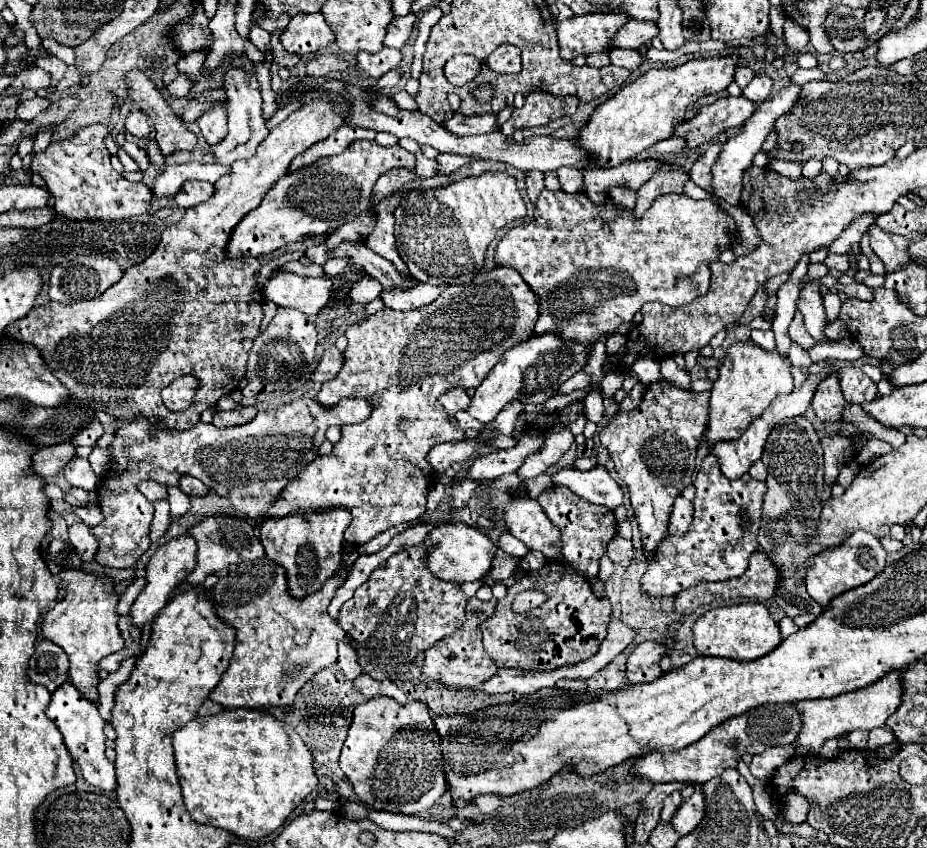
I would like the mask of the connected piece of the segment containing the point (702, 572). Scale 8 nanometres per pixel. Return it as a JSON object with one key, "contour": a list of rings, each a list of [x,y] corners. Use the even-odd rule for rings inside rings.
{"contour":[[[708,454],[702,462],[702,468],[694,480],[696,498],[694,498],[694,522],[686,536],[668,536],[662,540],[656,558],[648,564],[642,576],[642,594],[648,598],[676,596],[682,590],[688,590],[700,582],[720,582],[738,578],[746,572],[752,552],[758,548],[756,536],[760,528],[762,498],[766,492],[766,482],[754,480],[750,474],[742,478],[728,480],[720,472],[720,464],[714,454]],[[746,510],[750,518],[750,530],[740,528],[740,512]]]}

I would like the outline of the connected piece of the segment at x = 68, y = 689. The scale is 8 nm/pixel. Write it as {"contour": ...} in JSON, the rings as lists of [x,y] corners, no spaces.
{"contour":[[[64,682],[54,694],[52,694],[52,702],[46,708],[48,718],[58,726],[58,730],[64,736],[66,748],[72,754],[72,758],[78,762],[82,776],[86,782],[90,782],[96,788],[102,790],[114,790],[116,788],[116,774],[114,774],[114,764],[104,756],[104,742],[106,742],[106,734],[104,734],[104,720],[98,712],[98,708],[86,700],[70,682]]]}

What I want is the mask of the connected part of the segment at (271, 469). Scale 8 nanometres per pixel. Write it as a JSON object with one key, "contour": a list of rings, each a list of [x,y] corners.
{"contour":[[[300,398],[276,410],[258,412],[252,422],[238,428],[216,428],[214,424],[198,422],[180,432],[160,428],[160,420],[156,418],[138,418],[120,426],[114,432],[114,442],[108,446],[114,470],[110,468],[98,484],[98,506],[104,520],[92,528],[98,540],[94,560],[108,568],[130,568],[150,548],[148,534],[154,506],[138,490],[142,480],[154,480],[168,488],[180,486],[182,476],[194,476],[218,496],[228,498],[236,510],[246,512],[256,524],[262,524],[260,514],[318,456],[318,446],[326,440],[326,428],[332,424],[362,422],[370,412],[372,406],[360,398],[344,398],[334,408],[322,408],[312,398]]]}

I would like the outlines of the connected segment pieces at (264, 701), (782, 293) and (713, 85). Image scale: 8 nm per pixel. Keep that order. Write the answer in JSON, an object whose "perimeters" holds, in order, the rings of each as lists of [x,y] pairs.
{"perimeters":[[[[260,558],[256,562],[242,562],[236,570],[228,572],[224,578],[216,582],[212,588],[212,602],[214,612],[224,620],[224,624],[230,624],[230,628],[236,630],[236,648],[234,656],[230,660],[228,670],[224,672],[218,686],[210,692],[210,700],[216,704],[222,704],[224,708],[254,708],[254,710],[266,710],[272,706],[290,706],[298,694],[298,690],[322,668],[330,666],[338,658],[338,642],[344,640],[346,644],[352,644],[352,640],[344,634],[338,622],[334,622],[326,608],[340,586],[342,574],[338,572],[332,576],[320,592],[306,596],[304,600],[292,600],[292,596],[286,592],[286,572],[280,564]]],[[[804,254],[798,264],[794,266],[794,270],[790,272],[790,280],[786,280],[780,290],[778,290],[778,304],[776,304],[776,318],[772,322],[772,332],[776,334],[776,350],[782,354],[782,356],[788,356],[788,350],[790,350],[790,336],[788,336],[788,326],[796,314],[796,300],[798,300],[798,294],[802,290],[802,276],[806,276],[806,270],[808,270],[808,262],[810,262],[810,256]]],[[[716,56],[694,58],[676,68],[648,70],[594,110],[592,118],[578,136],[578,144],[594,154],[592,160],[596,168],[620,166],[656,142],[670,138],[674,128],[684,122],[684,112],[690,104],[708,96],[712,90],[726,90],[734,82],[738,64],[740,56]]]]}

